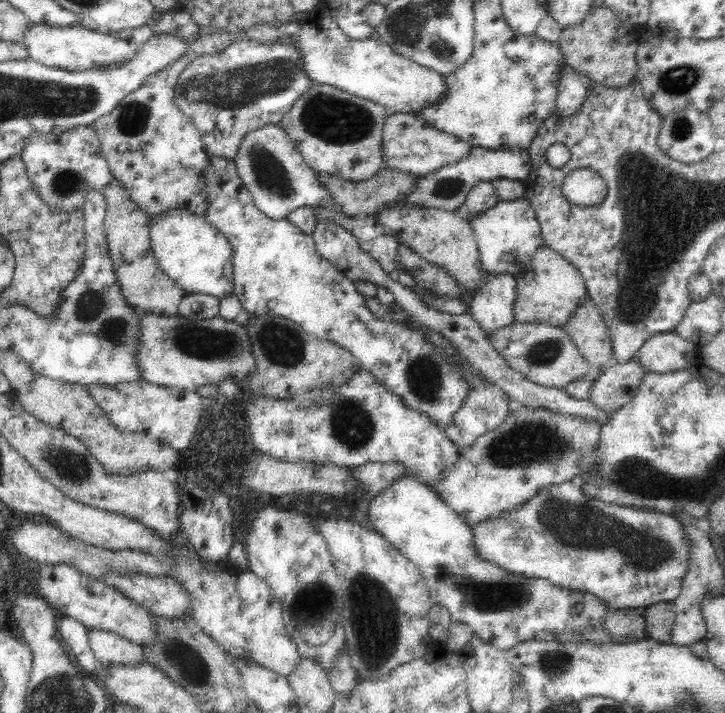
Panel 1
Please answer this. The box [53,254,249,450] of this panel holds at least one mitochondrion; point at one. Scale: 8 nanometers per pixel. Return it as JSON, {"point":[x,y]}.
{"point":[88,310]}

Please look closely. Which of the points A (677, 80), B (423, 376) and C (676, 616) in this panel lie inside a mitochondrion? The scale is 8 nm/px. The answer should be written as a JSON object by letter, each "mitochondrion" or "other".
{"A":"mitochondrion","B":"mitochondrion","C":"other"}

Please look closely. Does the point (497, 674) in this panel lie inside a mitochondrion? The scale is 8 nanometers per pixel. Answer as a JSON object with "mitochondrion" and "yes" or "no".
{"mitochondrion":"no"}

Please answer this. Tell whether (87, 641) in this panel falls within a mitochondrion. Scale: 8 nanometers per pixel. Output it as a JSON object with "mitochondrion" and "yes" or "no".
{"mitochondrion":"no"}

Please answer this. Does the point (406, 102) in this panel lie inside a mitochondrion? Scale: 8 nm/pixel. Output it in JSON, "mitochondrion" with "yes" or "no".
{"mitochondrion":"no"}

